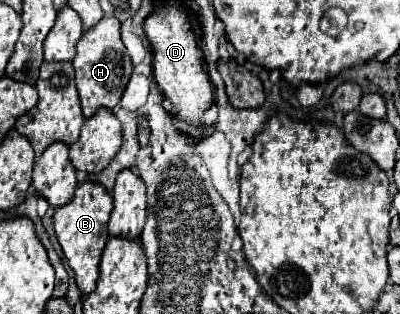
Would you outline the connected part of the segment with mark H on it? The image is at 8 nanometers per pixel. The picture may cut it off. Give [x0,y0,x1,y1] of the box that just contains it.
[72,16,132,118]

